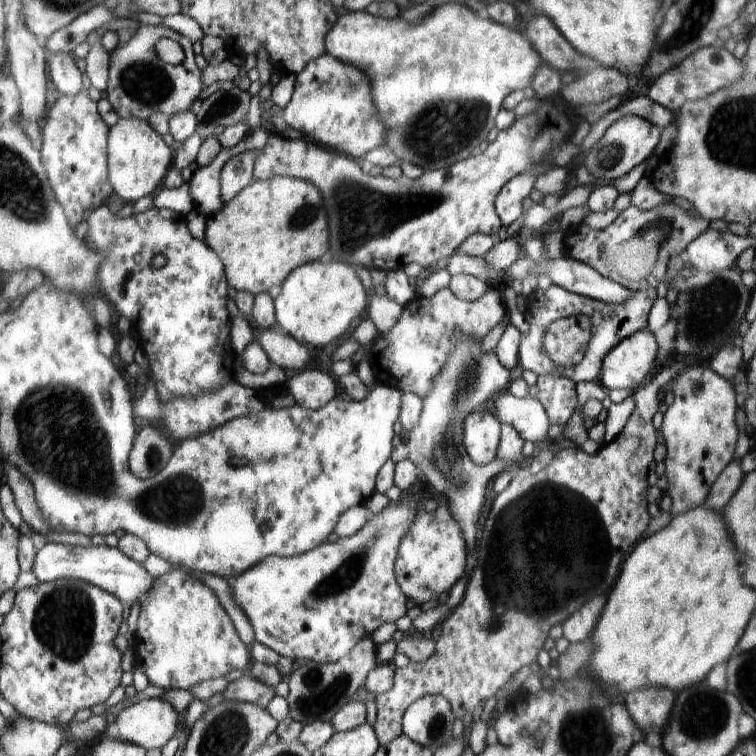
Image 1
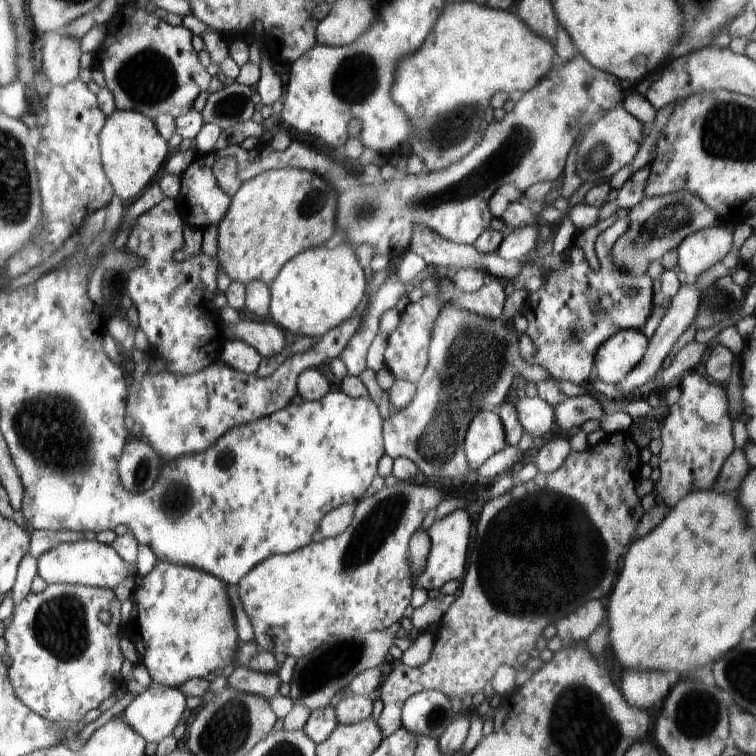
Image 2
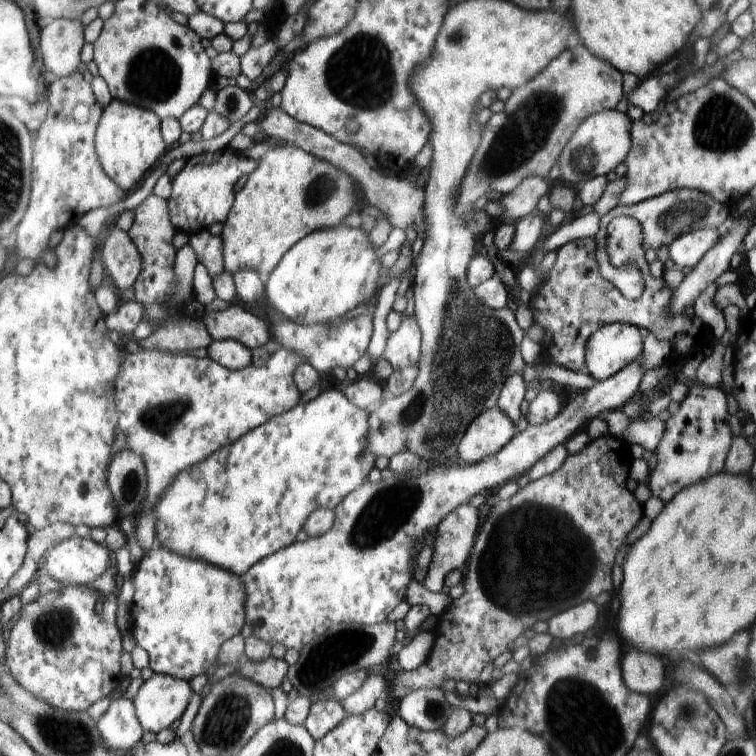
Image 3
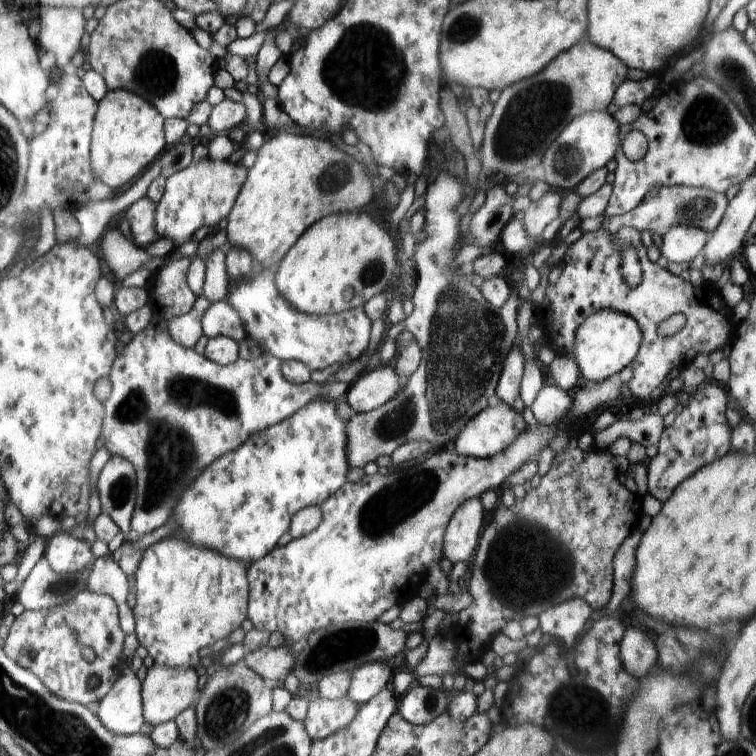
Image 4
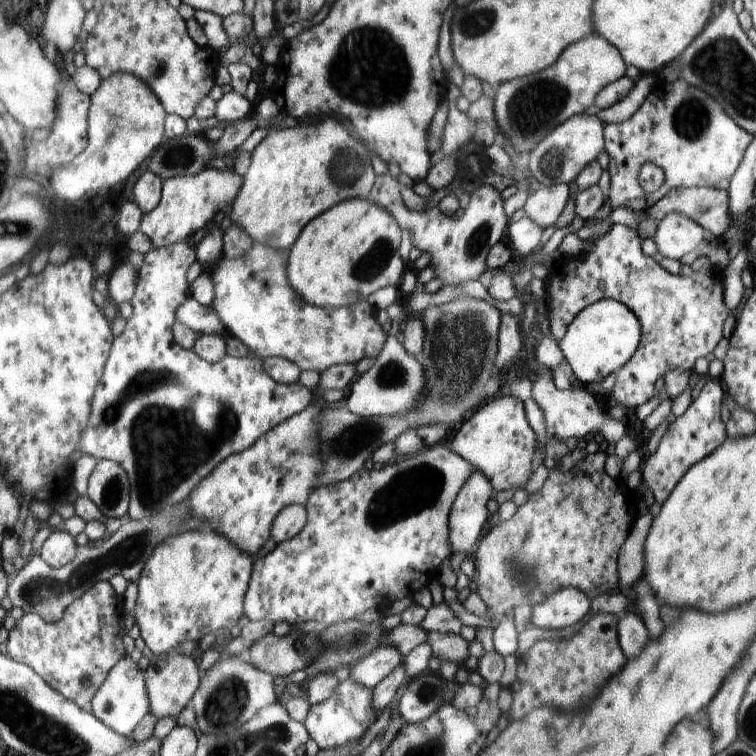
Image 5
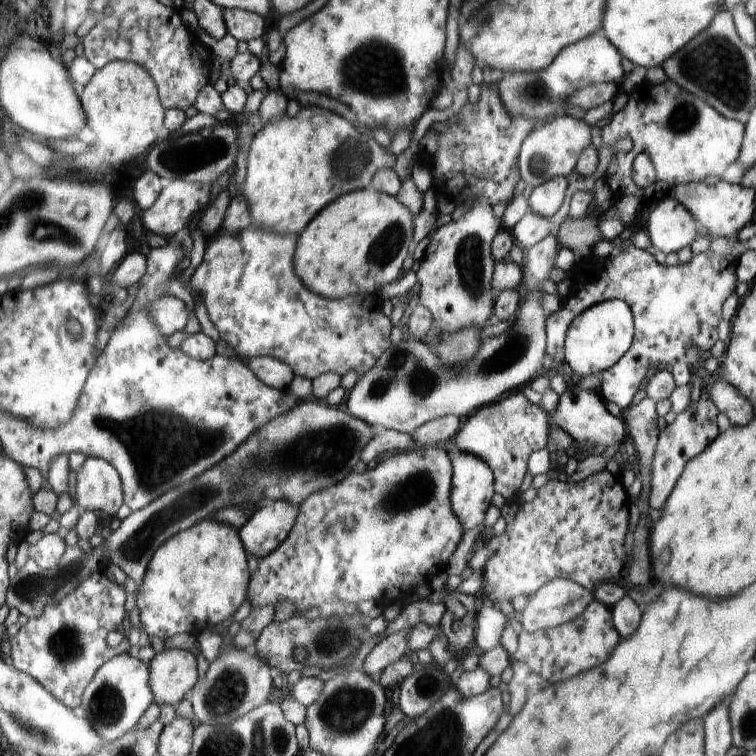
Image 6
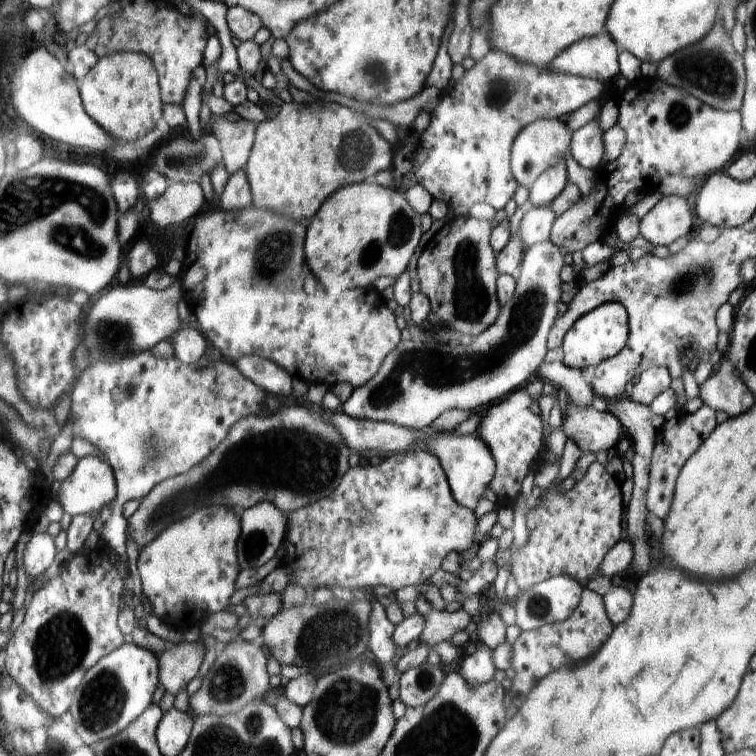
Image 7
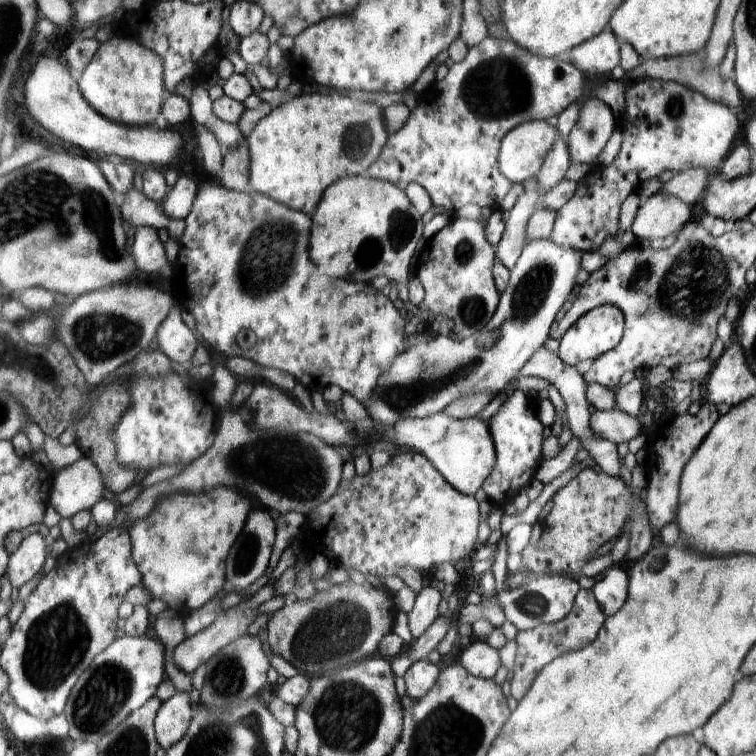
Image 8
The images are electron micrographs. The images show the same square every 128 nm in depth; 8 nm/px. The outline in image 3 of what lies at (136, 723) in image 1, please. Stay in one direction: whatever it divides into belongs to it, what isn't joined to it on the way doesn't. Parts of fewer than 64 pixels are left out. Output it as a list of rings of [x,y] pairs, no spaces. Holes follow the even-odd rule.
[[[154,673],[144,681],[134,698],[136,714],[143,729],[158,734],[172,727],[184,714],[192,689],[188,680],[172,675]]]

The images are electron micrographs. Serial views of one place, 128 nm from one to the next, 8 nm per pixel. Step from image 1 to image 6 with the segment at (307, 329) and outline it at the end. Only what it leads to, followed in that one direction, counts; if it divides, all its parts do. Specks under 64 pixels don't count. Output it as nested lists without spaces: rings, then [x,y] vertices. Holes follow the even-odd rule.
[[[368,188],[358,189],[338,197],[326,206],[310,222],[306,229],[298,235],[296,262],[300,262],[300,280],[316,294],[324,294],[324,298],[344,298],[354,296],[358,292],[374,292],[384,284],[396,282],[402,272],[402,264],[408,254],[408,244],[412,238],[412,216],[400,204],[395,196],[372,191]]]

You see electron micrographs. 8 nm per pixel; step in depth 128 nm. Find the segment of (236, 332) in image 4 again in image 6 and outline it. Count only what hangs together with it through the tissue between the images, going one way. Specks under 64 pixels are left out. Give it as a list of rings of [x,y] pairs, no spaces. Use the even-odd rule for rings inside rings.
[[[172,295],[160,297],[148,306],[153,321],[166,337],[182,331],[193,312],[182,300]]]

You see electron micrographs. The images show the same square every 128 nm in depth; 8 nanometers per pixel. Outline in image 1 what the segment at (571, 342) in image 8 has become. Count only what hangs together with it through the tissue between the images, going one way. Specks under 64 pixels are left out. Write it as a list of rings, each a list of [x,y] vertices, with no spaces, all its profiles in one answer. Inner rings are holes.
[[[644,329],[616,345],[604,357],[599,383],[610,391],[633,390],[634,386],[642,386],[650,374],[654,376],[658,370],[654,364],[658,358],[658,346],[652,333]]]

